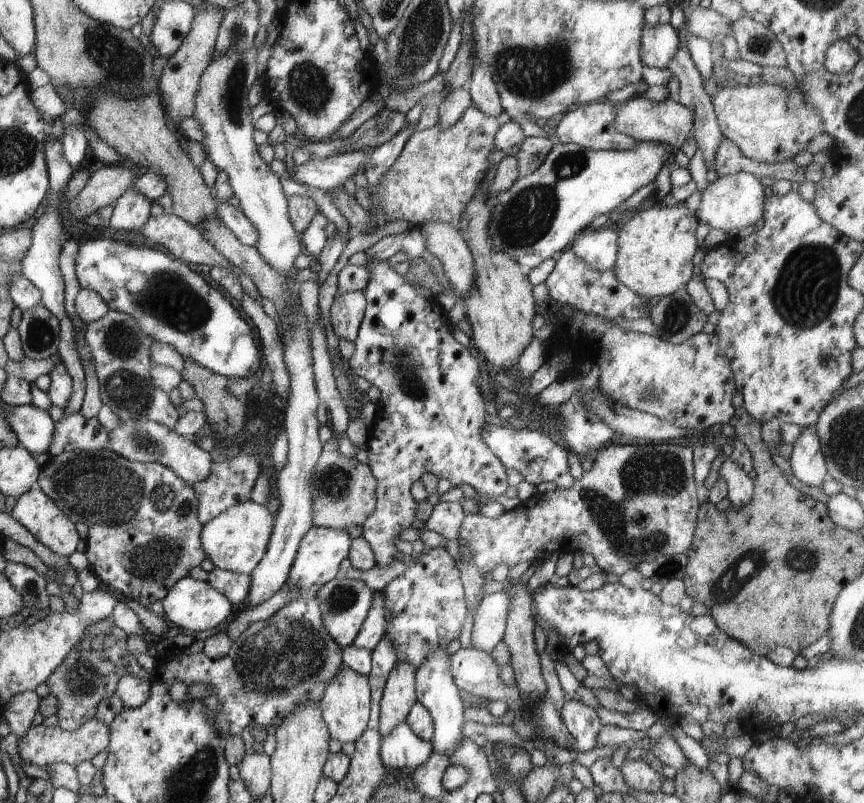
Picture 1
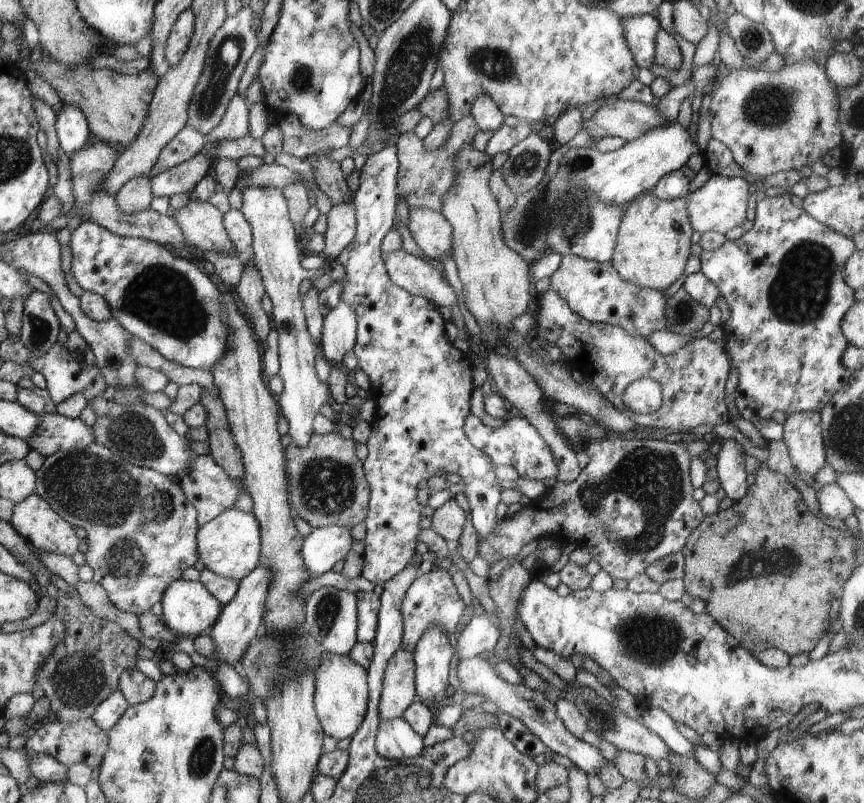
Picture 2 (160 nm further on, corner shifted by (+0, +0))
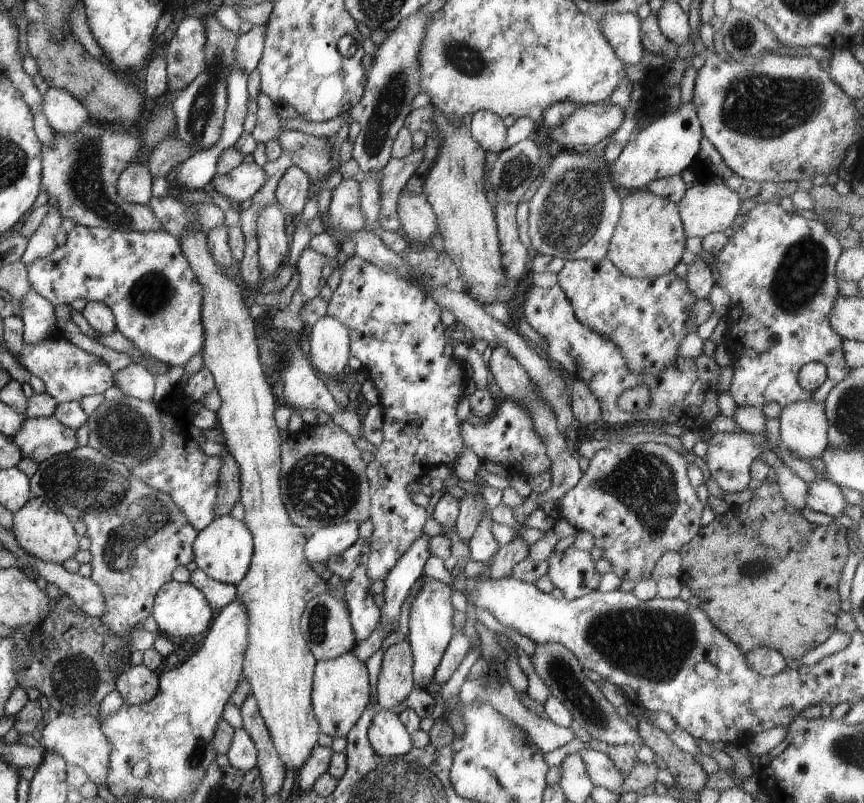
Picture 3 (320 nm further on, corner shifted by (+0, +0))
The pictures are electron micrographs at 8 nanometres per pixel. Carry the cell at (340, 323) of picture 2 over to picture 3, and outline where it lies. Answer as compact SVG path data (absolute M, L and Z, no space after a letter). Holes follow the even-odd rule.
M332 316L320 317L310 332L309 359L320 376L340 376L350 360L348 327Z

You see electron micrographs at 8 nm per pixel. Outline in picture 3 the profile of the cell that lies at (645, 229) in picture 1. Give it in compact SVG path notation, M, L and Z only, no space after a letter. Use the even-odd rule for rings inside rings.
M648 189L623 193L619 221L609 242L606 259L627 277L655 279L672 272L685 250L685 235L678 205Z

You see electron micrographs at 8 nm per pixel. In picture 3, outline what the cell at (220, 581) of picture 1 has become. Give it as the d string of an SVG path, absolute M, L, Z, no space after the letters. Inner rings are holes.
M195 569L190 573L188 583L202 592L216 613L236 598L237 588L235 586L215 581L200 569Z

